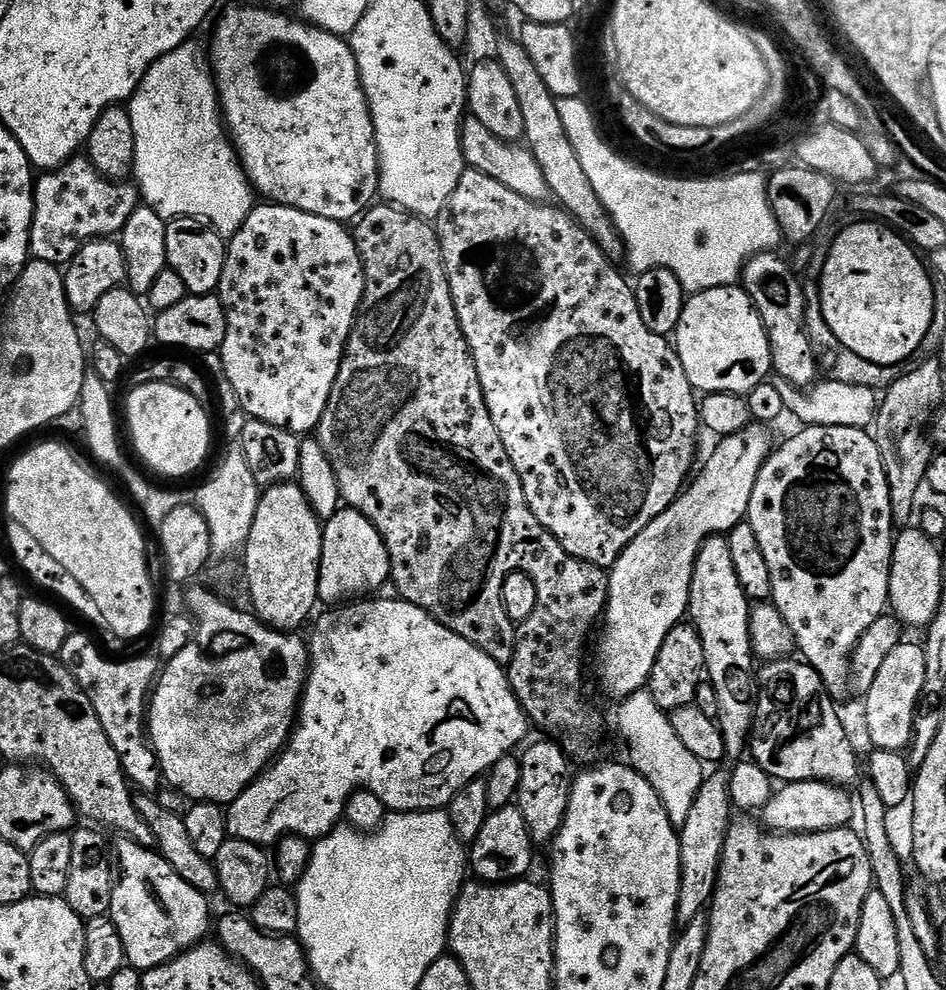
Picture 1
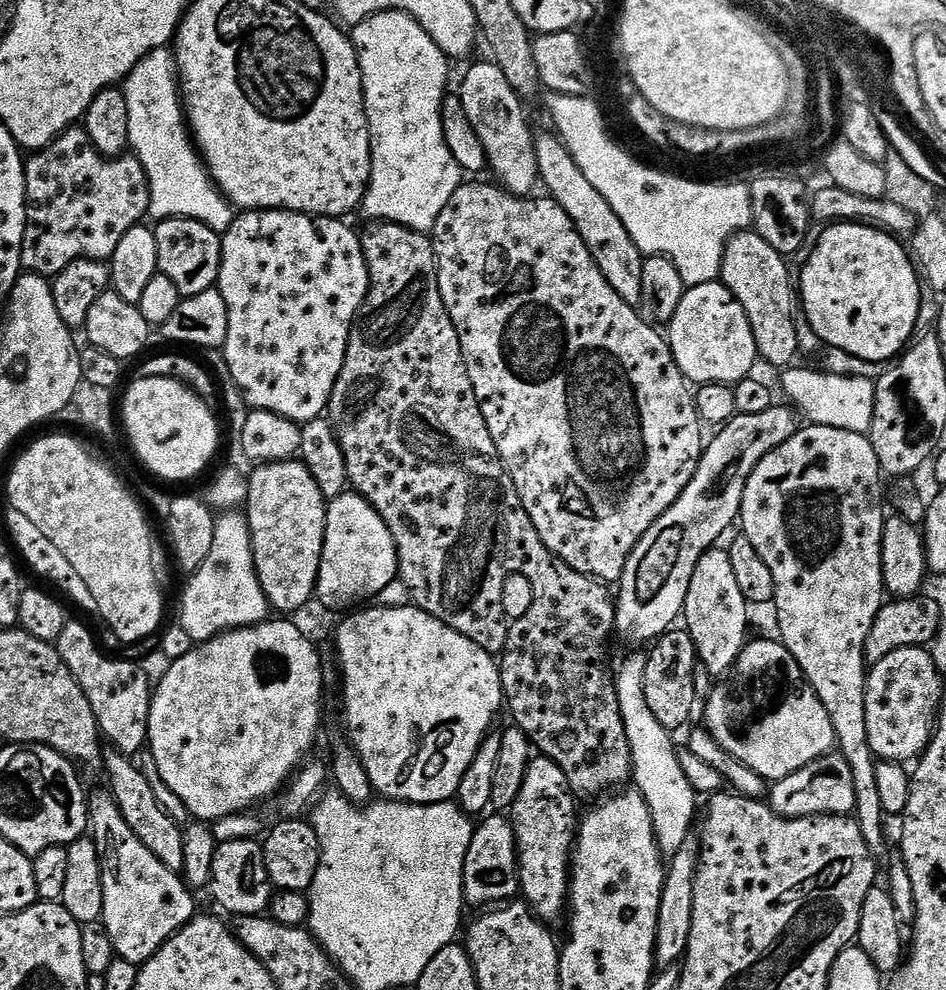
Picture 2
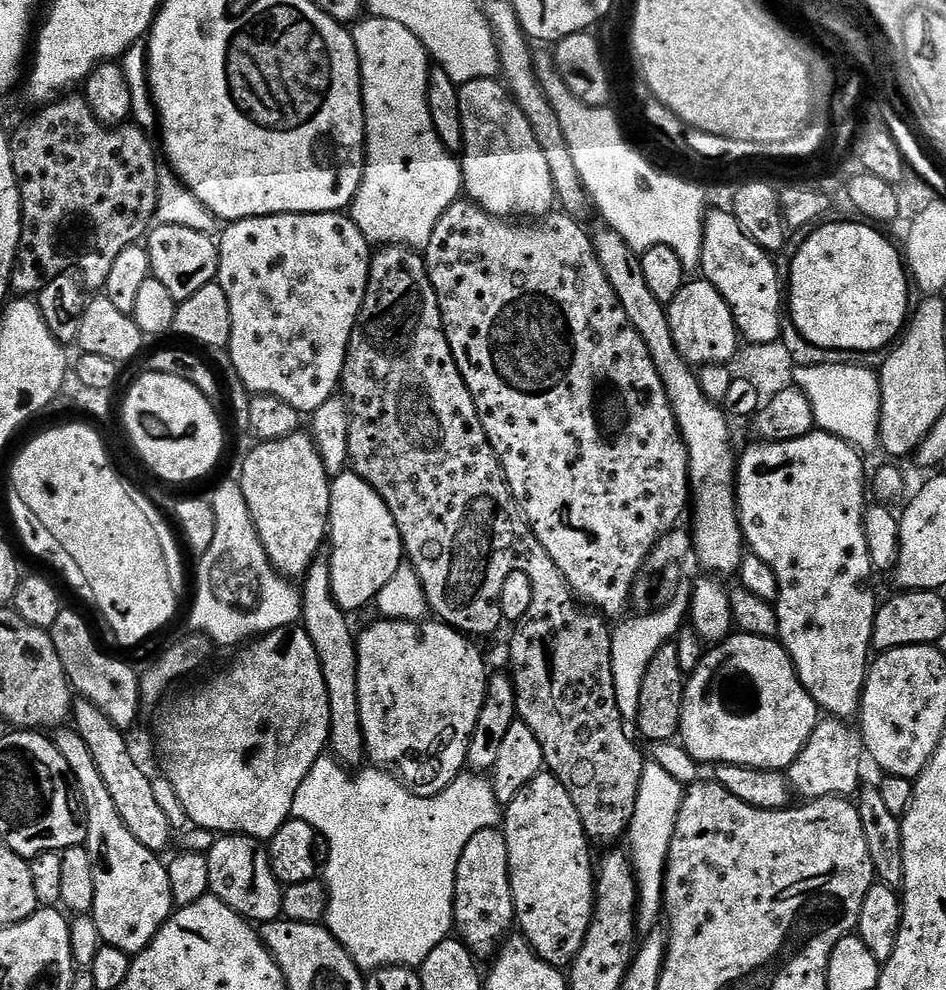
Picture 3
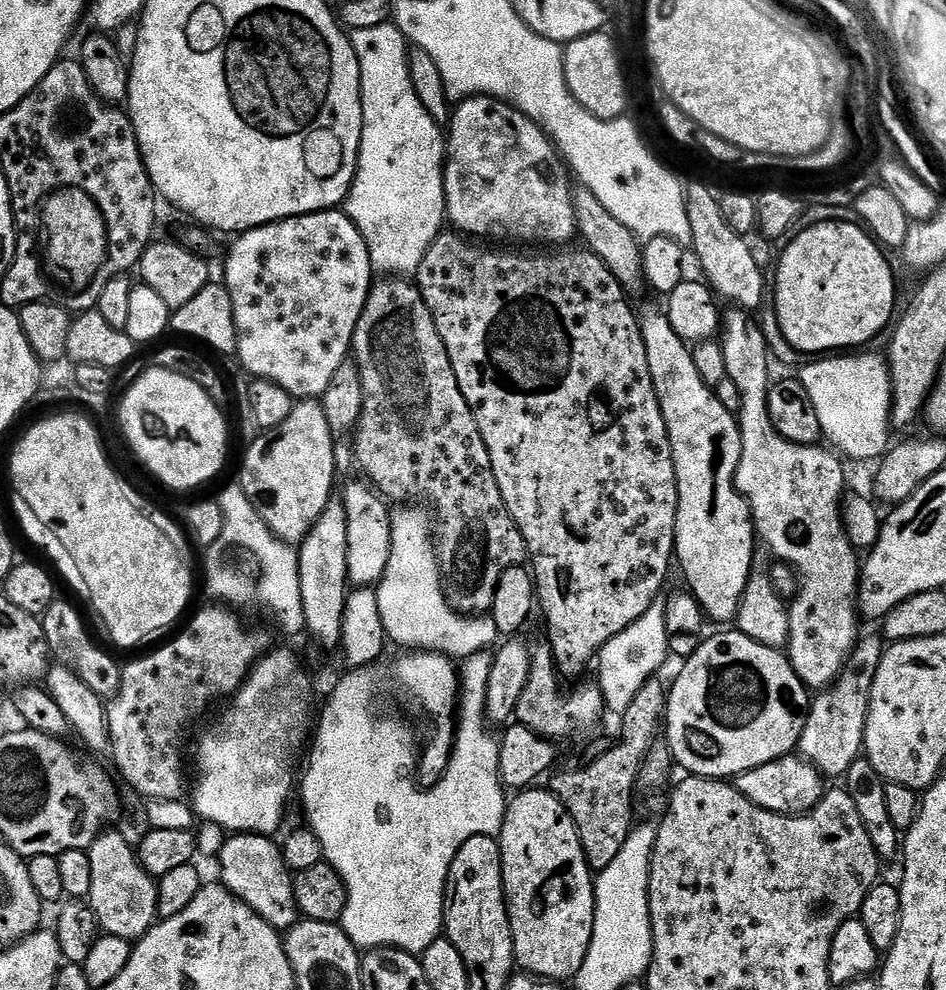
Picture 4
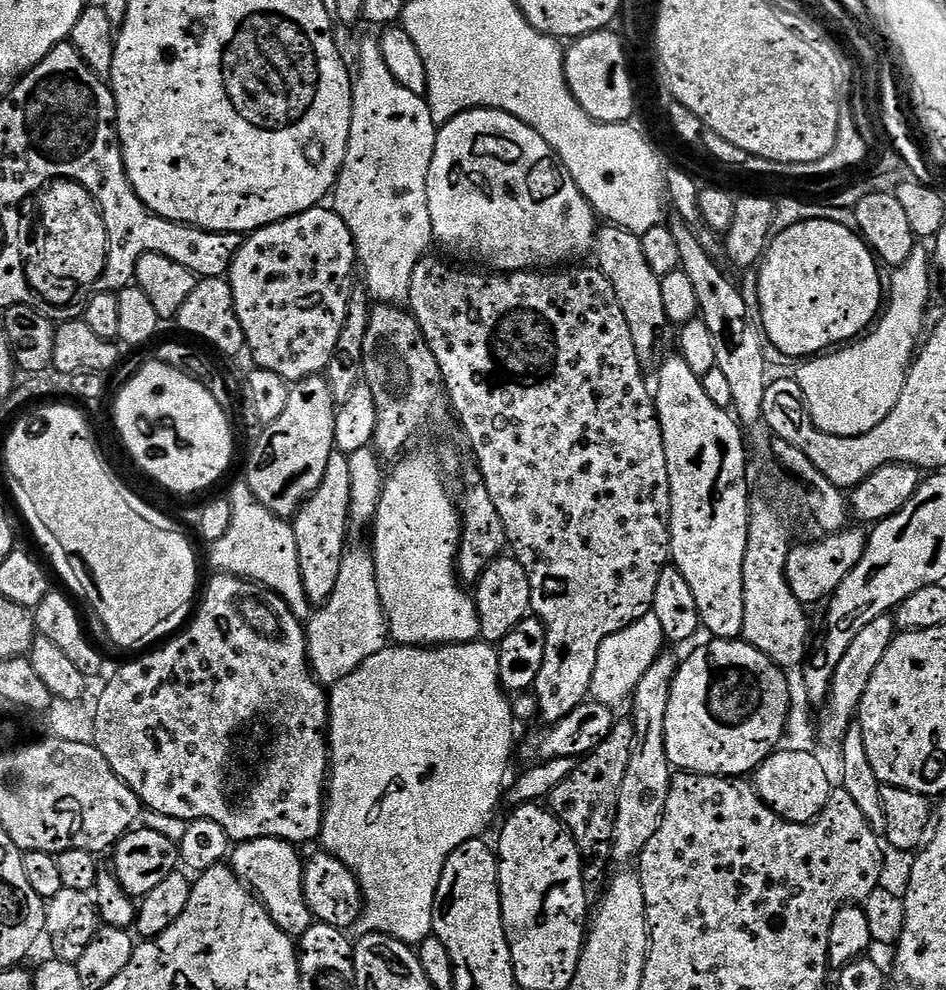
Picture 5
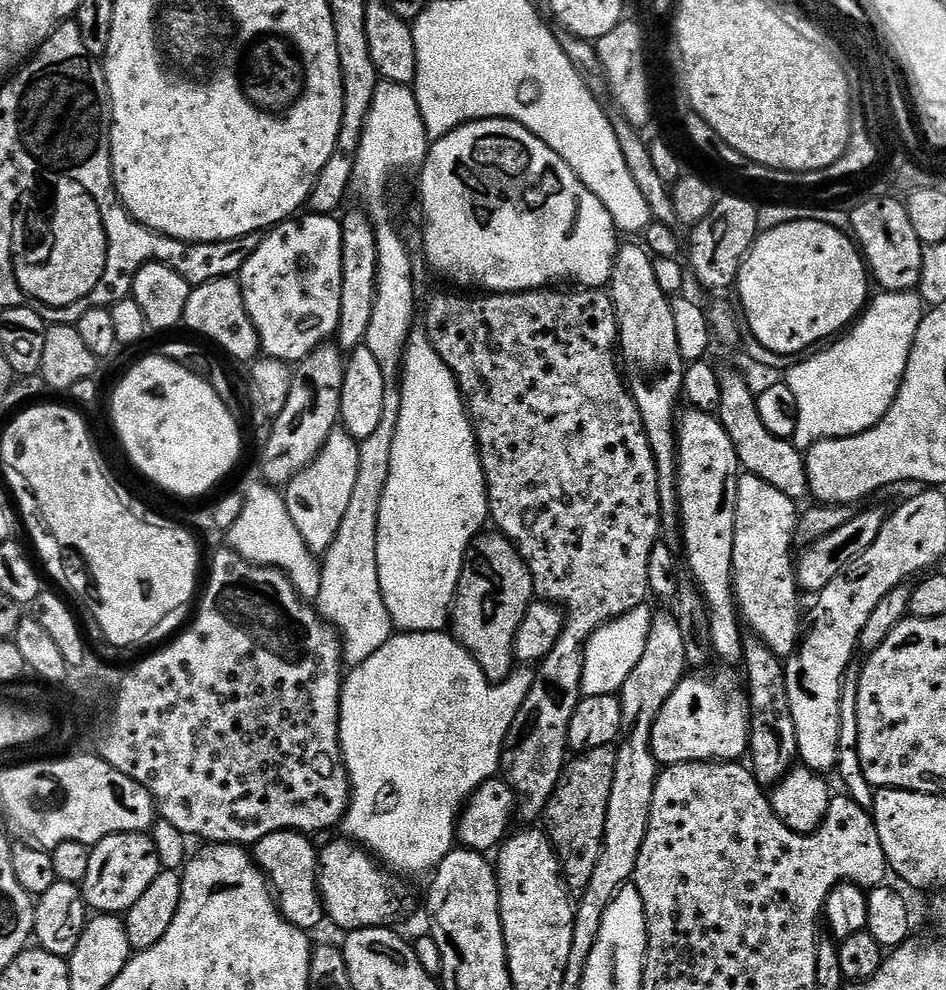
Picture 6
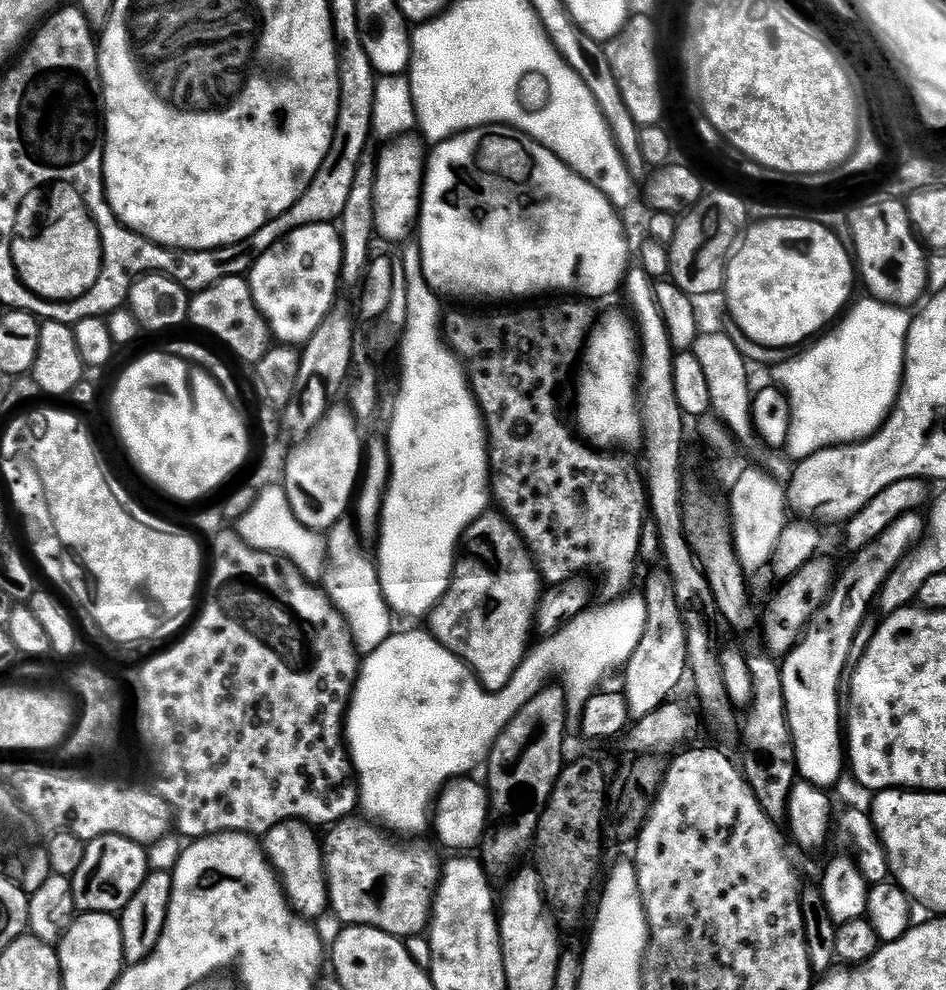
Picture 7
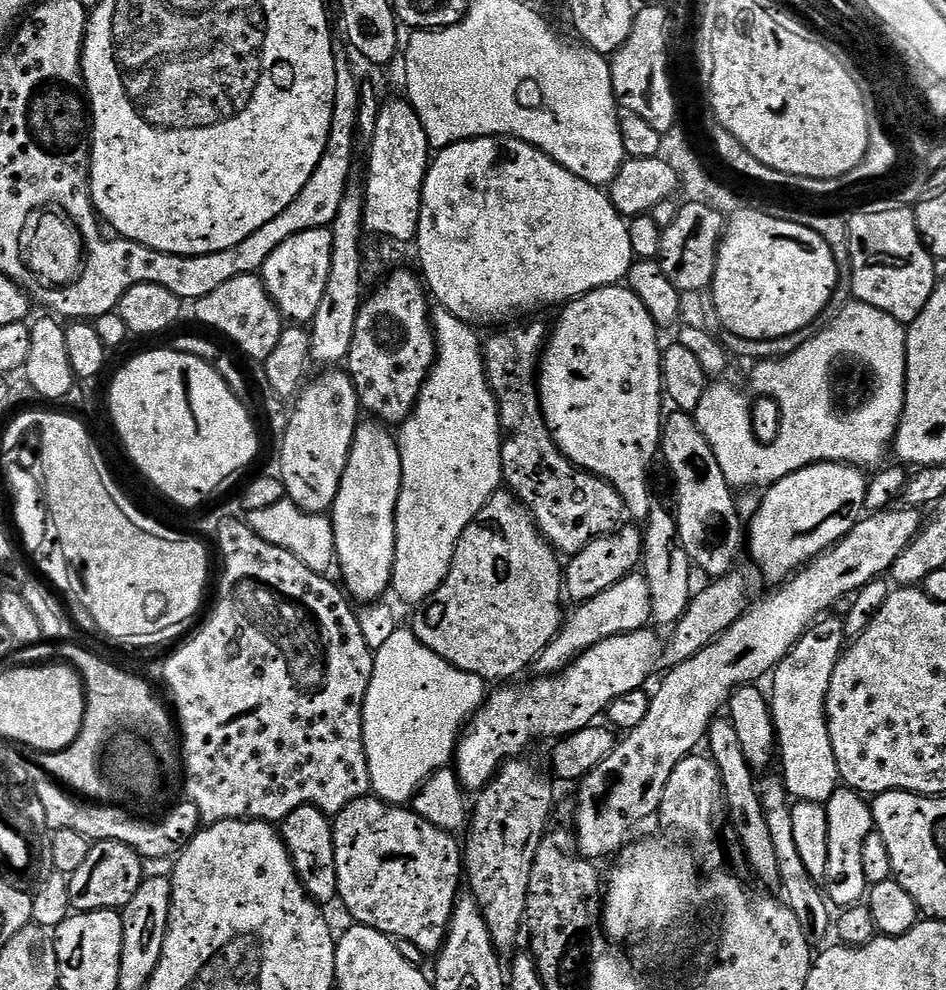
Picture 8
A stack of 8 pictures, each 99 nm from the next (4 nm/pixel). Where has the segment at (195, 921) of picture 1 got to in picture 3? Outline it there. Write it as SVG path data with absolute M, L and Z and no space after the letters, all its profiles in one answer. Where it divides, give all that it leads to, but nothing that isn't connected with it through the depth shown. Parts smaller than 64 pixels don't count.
M61 726L51 733L50 739L58 754L66 758L66 766L84 803L88 831L86 847L90 862L94 862L94 906L90 915L98 926L101 941L107 947L129 954L138 953L154 939L174 911L165 861L157 853L146 850L146 846L142 846L142 842L126 830L126 822L122 822L114 807L110 789L75 727Z

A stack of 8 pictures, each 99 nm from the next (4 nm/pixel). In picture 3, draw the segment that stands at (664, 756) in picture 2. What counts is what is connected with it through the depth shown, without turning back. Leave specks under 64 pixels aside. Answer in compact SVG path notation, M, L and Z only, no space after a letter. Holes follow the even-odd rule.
M681 582L672 601L656 612L637 615L637 620L625 619L619 629L612 633L612 665L614 666L614 690L616 705L625 721L632 722L640 713L639 699L642 695L643 679L651 660L662 645L669 643L680 632L692 603L692 584ZM653 762L645 763L636 799L636 809L628 826L626 840L632 843L630 863L636 873L638 924L641 929L655 928L661 923L664 907L664 871L668 865L670 842L678 822L678 810L684 801L685 785L678 783Z

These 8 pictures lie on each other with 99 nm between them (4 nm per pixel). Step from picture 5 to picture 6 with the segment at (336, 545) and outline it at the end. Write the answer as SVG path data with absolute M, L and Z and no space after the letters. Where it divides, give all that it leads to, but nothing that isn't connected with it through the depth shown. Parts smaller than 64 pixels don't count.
M337 426L328 435L322 450L312 459L311 464L302 469L283 489L286 510L290 510L290 518L294 518L298 534L302 534L306 546L314 553L323 554L330 550L338 534L346 506L354 492L354 484L358 480L359 448L358 441L343 427Z

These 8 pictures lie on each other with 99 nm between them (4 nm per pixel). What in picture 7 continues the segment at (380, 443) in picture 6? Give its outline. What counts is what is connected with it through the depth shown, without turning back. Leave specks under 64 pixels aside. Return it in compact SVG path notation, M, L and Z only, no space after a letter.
M348 520L340 521L329 529L328 569L324 573L322 586L330 597L331 602L343 614L348 629L355 639L357 651L361 655L368 655L378 648L393 633L392 611L385 602L383 592L380 591L379 571L356 548L360 542L355 525Z

